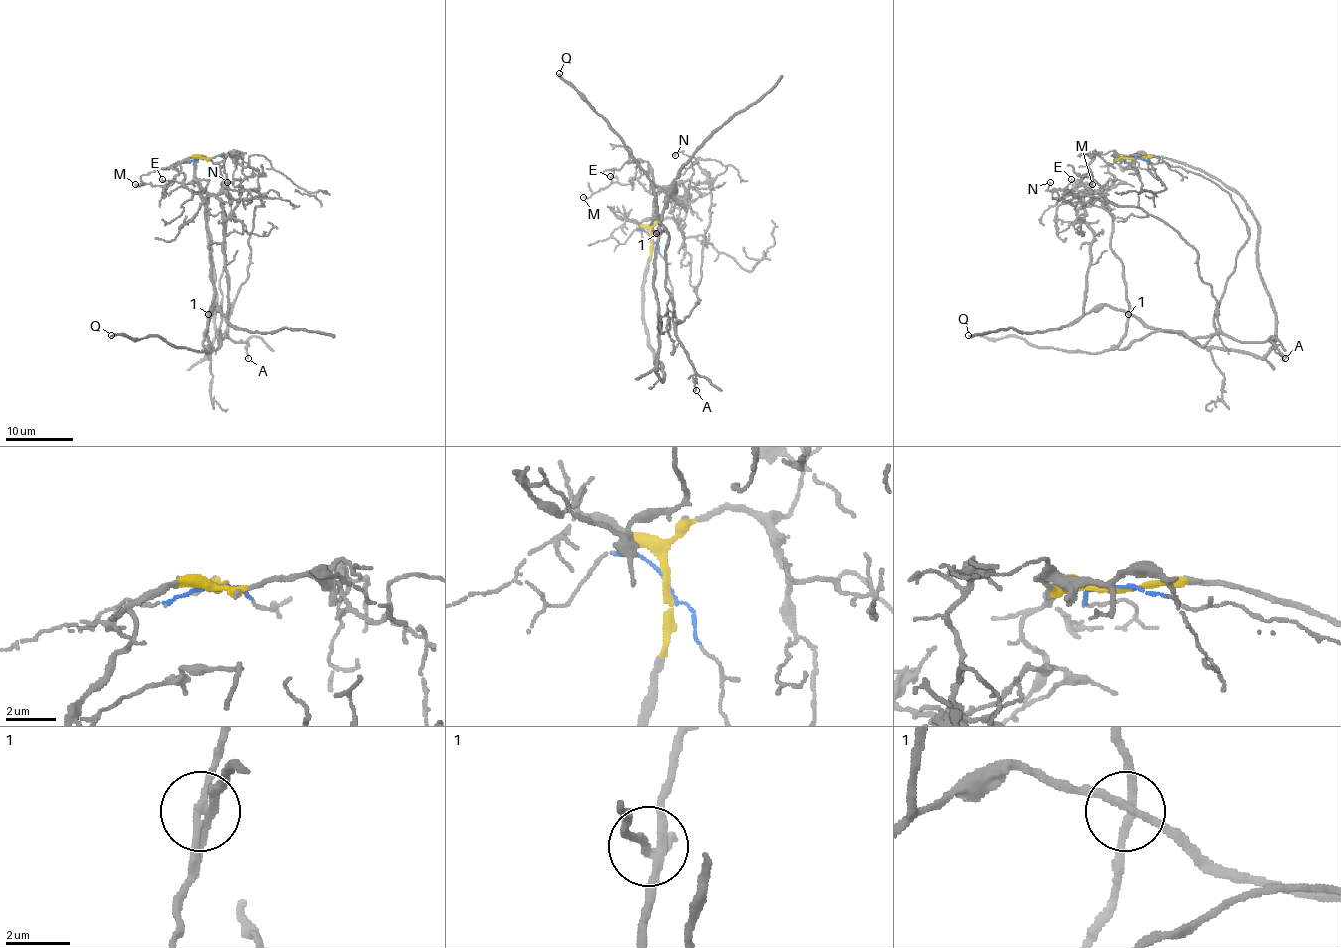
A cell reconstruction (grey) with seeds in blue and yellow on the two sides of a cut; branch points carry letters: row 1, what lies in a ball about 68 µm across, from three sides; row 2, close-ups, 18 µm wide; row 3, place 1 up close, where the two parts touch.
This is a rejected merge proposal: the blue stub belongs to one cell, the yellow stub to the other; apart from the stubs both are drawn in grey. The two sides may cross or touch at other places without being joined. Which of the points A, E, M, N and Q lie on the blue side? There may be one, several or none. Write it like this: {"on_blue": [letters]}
{"on_blue": ["A", "E", "M", "N", "Q"]}

